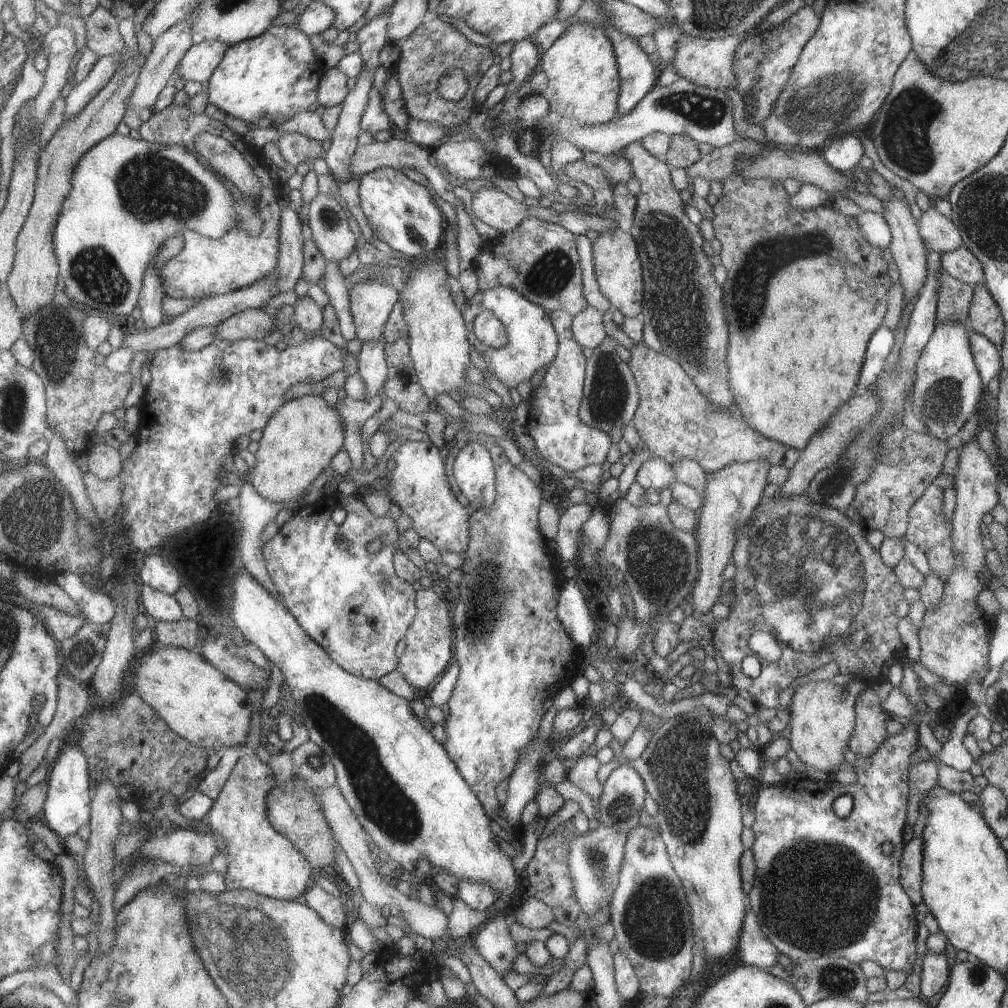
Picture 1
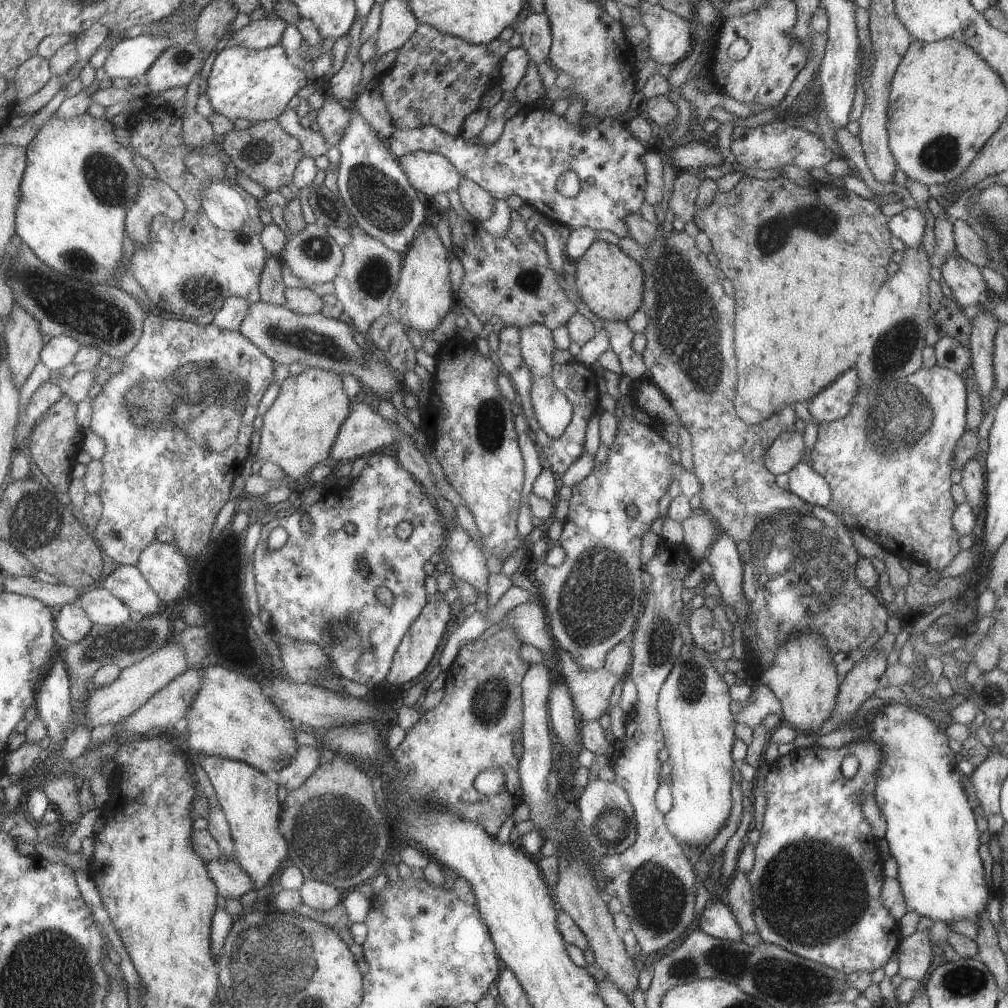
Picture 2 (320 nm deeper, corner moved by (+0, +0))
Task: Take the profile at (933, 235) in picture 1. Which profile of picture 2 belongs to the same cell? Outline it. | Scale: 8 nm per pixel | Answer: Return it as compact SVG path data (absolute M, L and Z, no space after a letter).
M954 219L952 225L955 254L979 268L988 266L990 254L980 236L977 236L977 233L973 232L971 227L960 219Z

